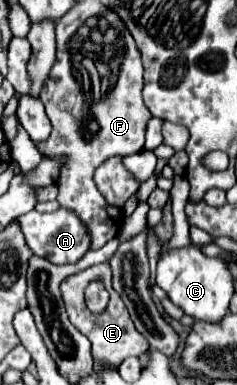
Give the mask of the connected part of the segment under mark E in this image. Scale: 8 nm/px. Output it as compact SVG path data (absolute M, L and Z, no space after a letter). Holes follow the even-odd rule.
M109 264L91 266L89 270L83 270L79 274L73 274L69 278L65 278L63 284L61 284L61 292L63 292L63 300L65 300L65 308L67 308L69 320L75 324L75 328L81 334L85 334L91 340L91 344L93 344L93 356L95 358L107 360L109 364L119 366L125 358L129 358L129 356L143 356L149 350L149 342L137 332L137 328L135 328L133 320L129 318L129 312L127 312L121 296L117 296L117 292L111 286L111 268L109 268ZM93 280L101 280L105 284L107 292L111 294L109 306L101 314L89 312L89 308L85 306L85 300L83 300L83 292L89 286L89 282L93 282Z

